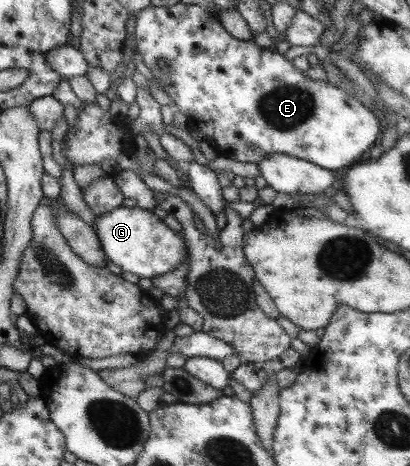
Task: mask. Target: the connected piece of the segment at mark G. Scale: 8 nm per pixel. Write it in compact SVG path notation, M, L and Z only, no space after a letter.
M120 205L106 214L96 215L92 230L108 260L122 271L132 272L139 278L150 279L170 272L188 254L184 239L164 225L159 212L142 210L136 206L128 208Z

